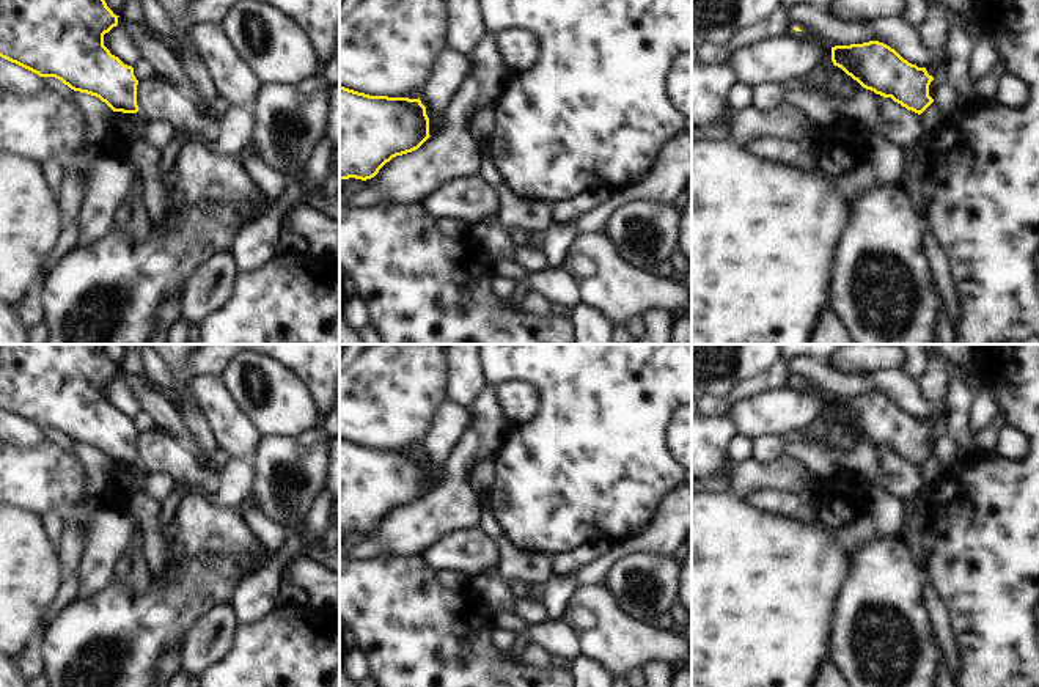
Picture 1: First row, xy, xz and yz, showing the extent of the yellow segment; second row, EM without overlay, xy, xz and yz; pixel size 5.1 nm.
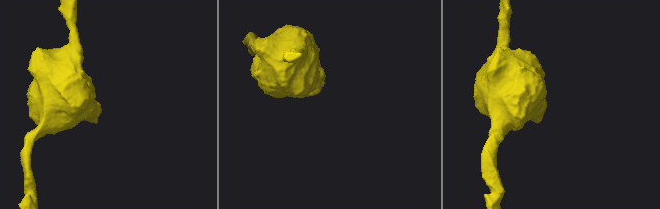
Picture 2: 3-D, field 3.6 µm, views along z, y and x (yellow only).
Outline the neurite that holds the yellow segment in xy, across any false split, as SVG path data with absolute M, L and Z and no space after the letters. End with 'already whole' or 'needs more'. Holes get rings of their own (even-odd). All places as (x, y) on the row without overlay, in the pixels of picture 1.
M0 344L0 409L96 448L113 464L137 465L134 420L104 398L104 387L118 377L118 369L102 344Z; already whole

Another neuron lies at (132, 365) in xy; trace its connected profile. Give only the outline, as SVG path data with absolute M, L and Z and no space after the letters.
M123 344L123 346L124 346L124 360L119 369L130 377L141 379L151 388L151 382L145 377L138 344Z

